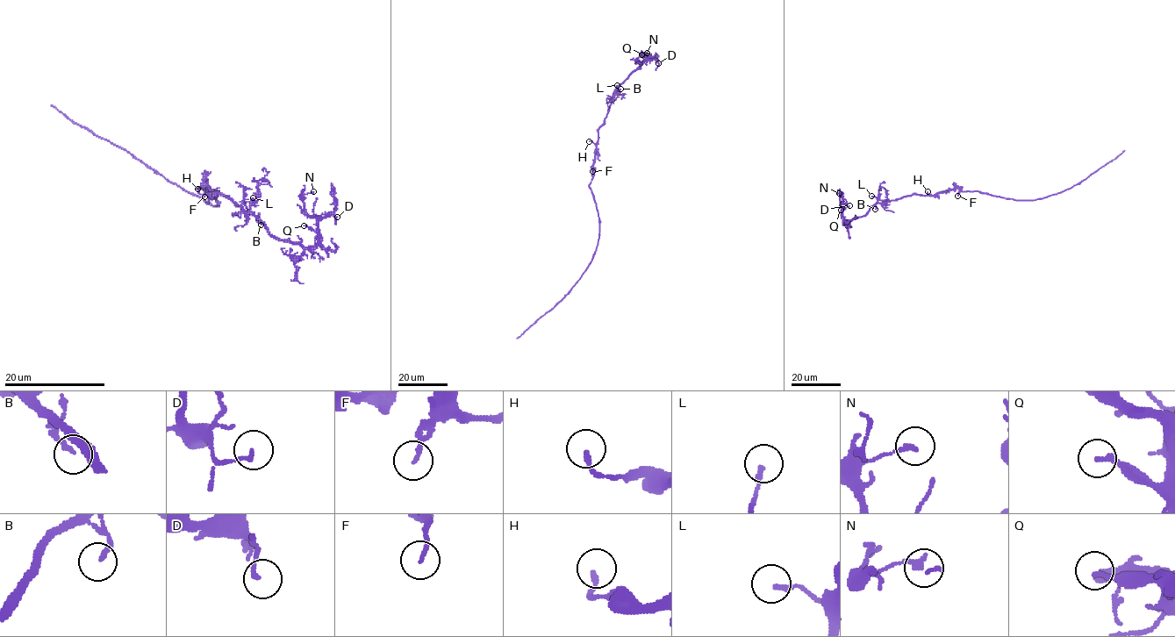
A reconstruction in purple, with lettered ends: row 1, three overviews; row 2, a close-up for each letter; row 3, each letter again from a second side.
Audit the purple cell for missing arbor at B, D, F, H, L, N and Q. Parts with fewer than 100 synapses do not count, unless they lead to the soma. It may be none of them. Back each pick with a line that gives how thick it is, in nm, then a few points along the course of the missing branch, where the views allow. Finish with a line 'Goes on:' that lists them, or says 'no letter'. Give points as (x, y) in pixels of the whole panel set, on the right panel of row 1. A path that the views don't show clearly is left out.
Goes on: no letter

